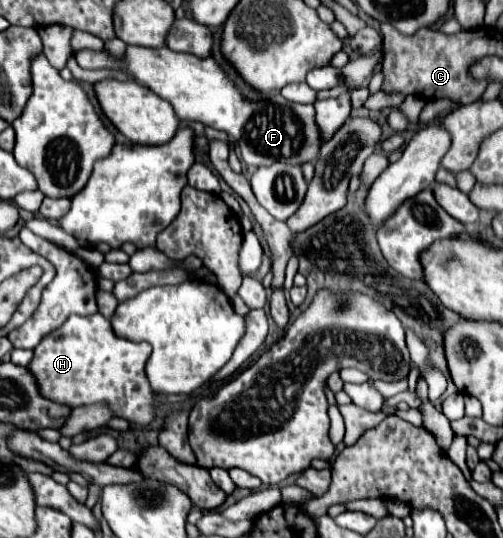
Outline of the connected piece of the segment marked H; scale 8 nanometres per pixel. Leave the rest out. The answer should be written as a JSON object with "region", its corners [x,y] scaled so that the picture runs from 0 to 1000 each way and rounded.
{"region":[[[201,582],[181,589],[141,586],[66,649],[66,671],[54,686],[74,704],[78,730],[97,745],[145,760],[161,753],[213,749],[229,775],[245,775],[249,783],[272,790],[296,790],[308,783],[316,753],[352,753],[364,745],[360,734],[320,730],[320,738],[312,738],[300,723],[288,697],[296,660],[300,645],[292,638],[264,638],[233,626],[221,600]]]}

